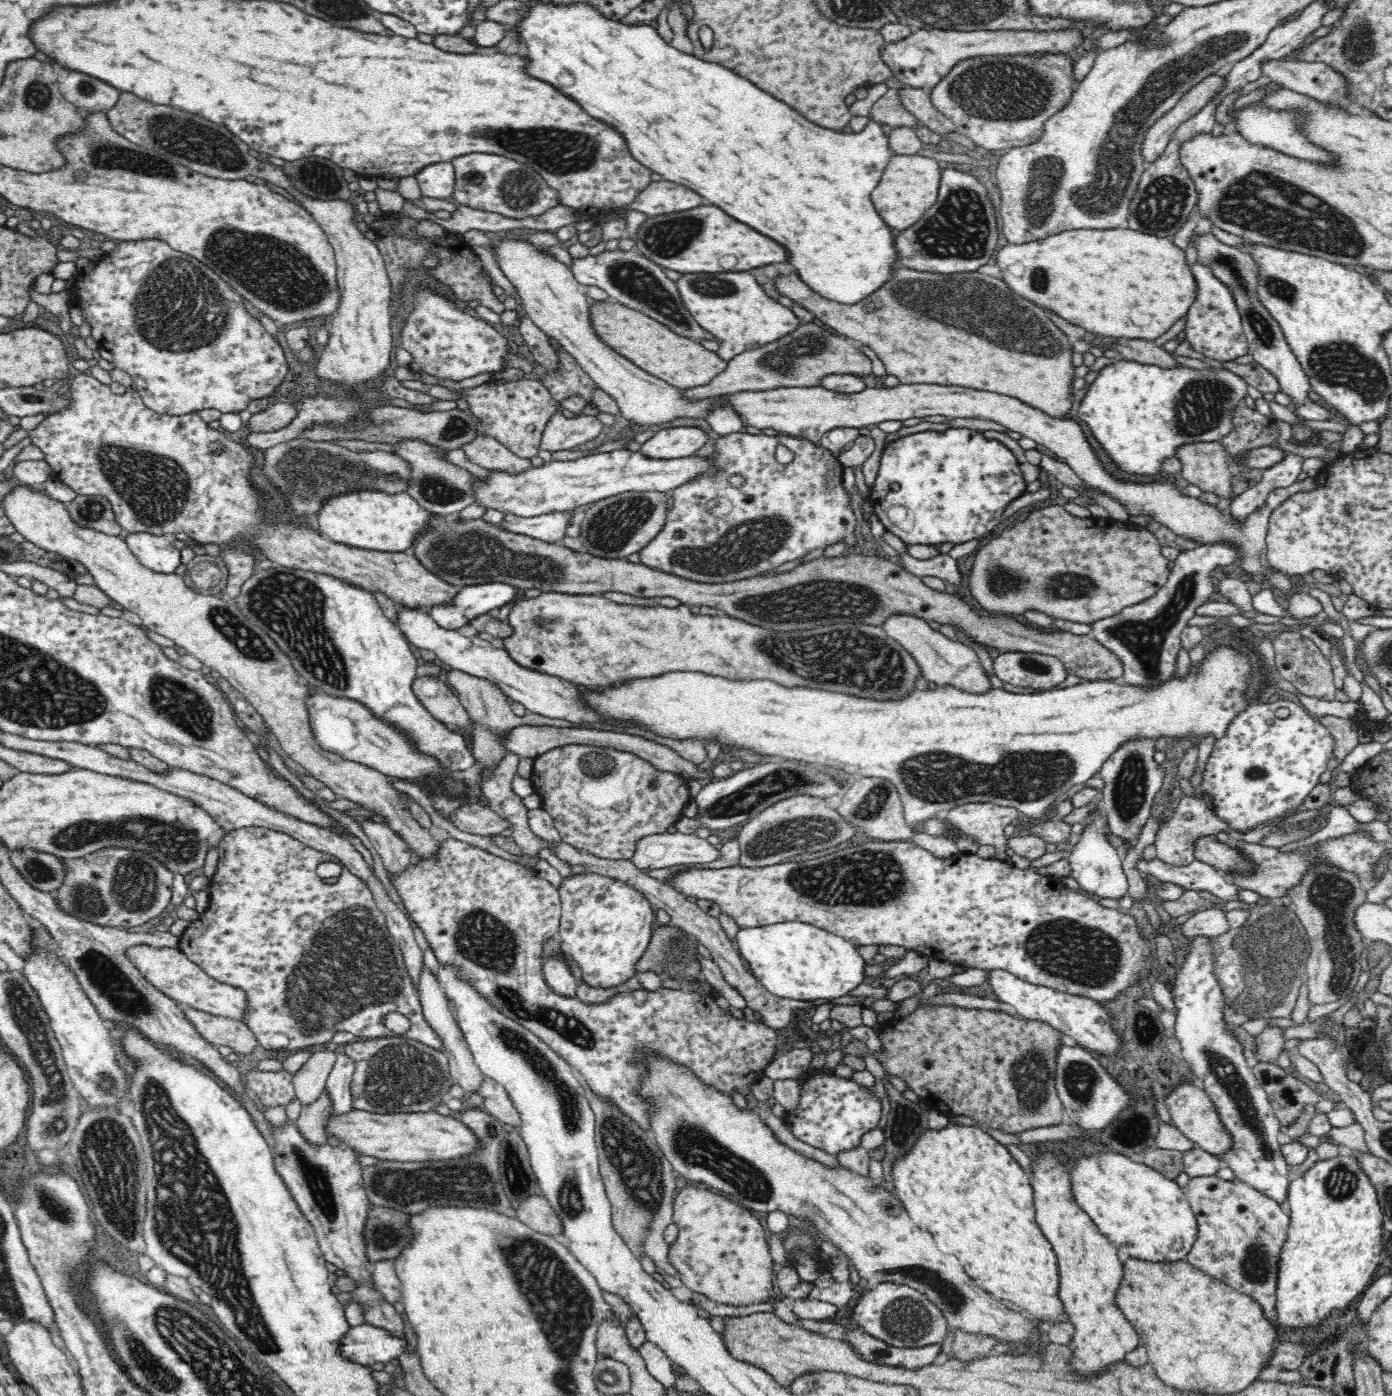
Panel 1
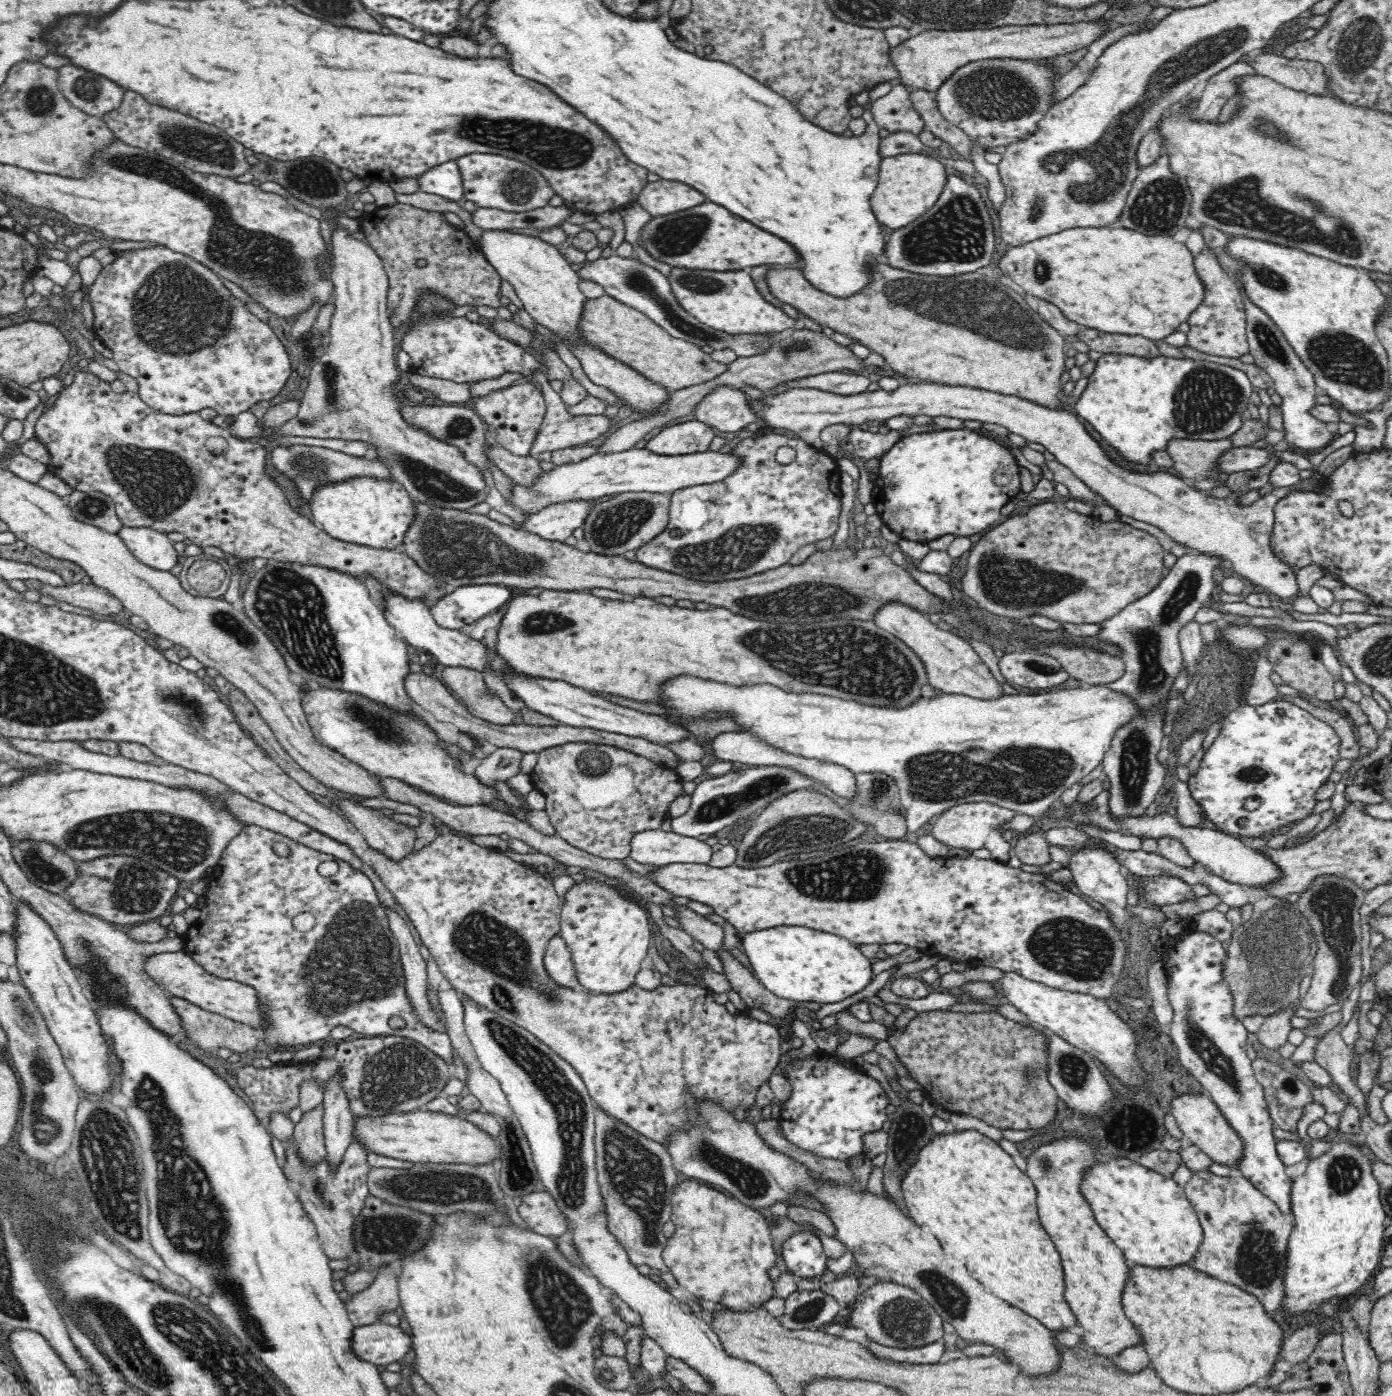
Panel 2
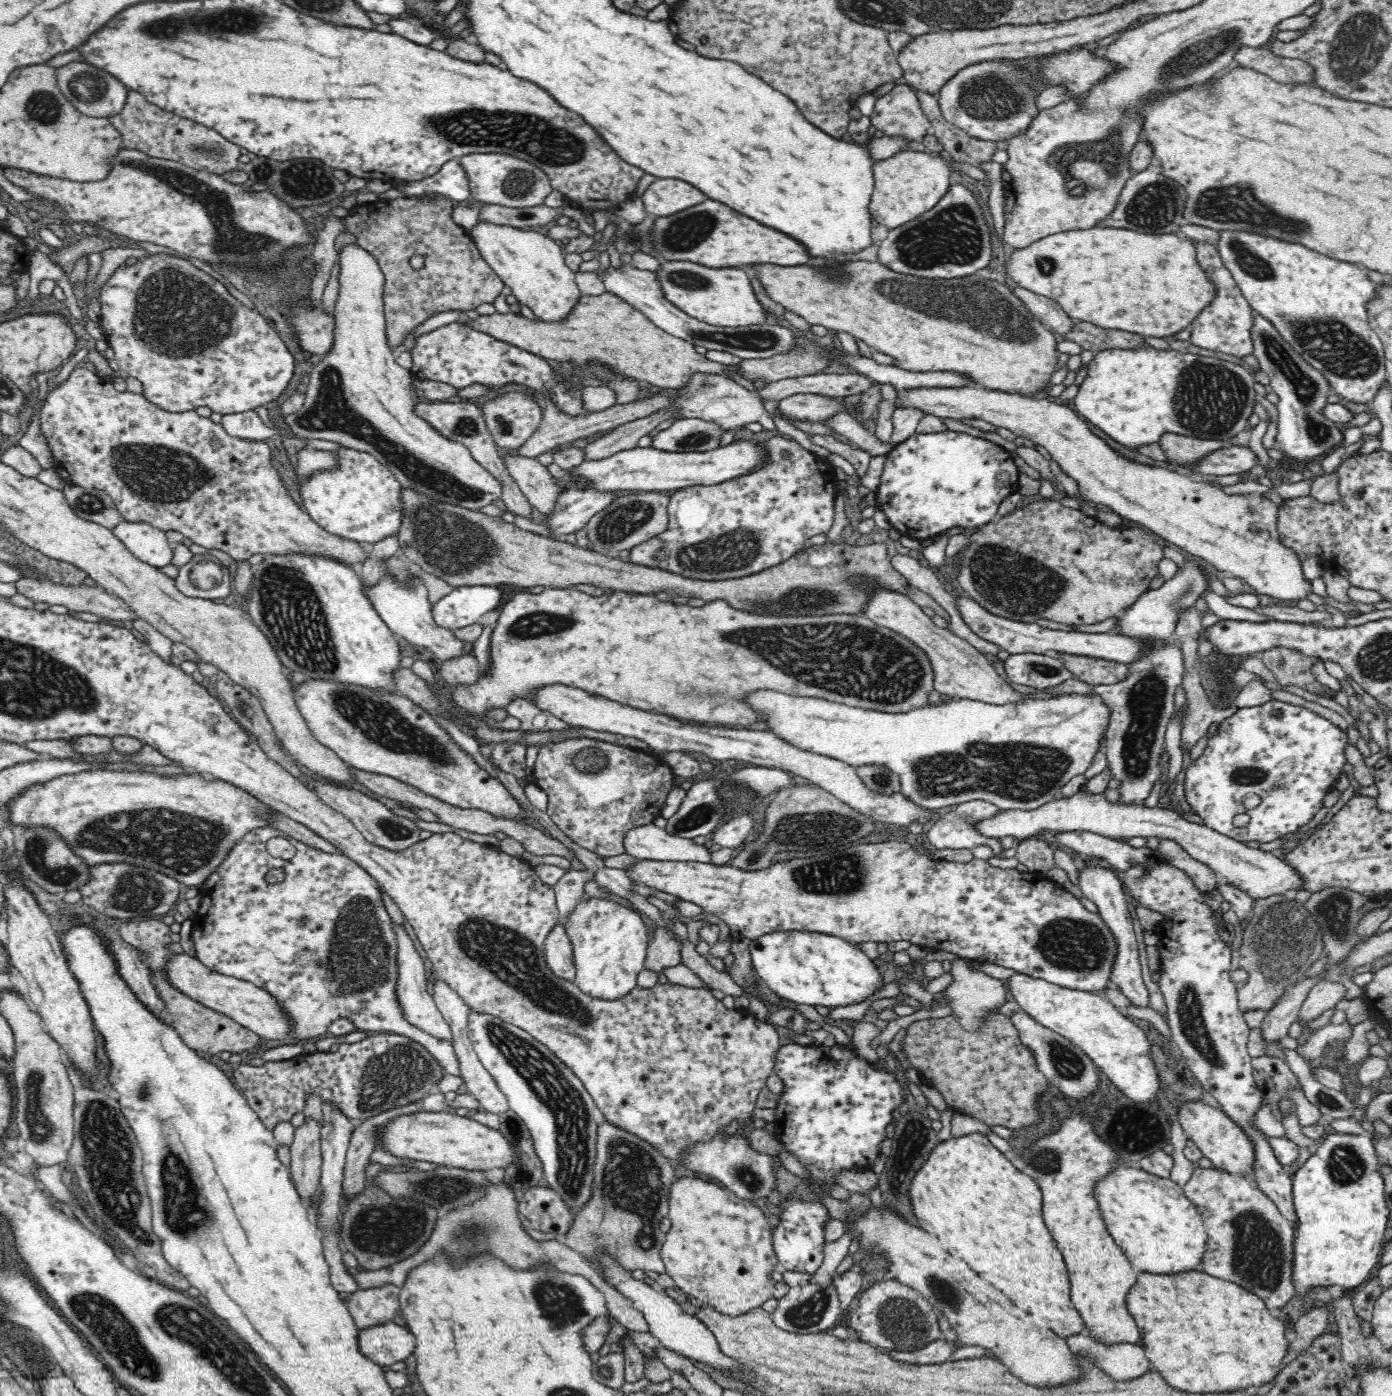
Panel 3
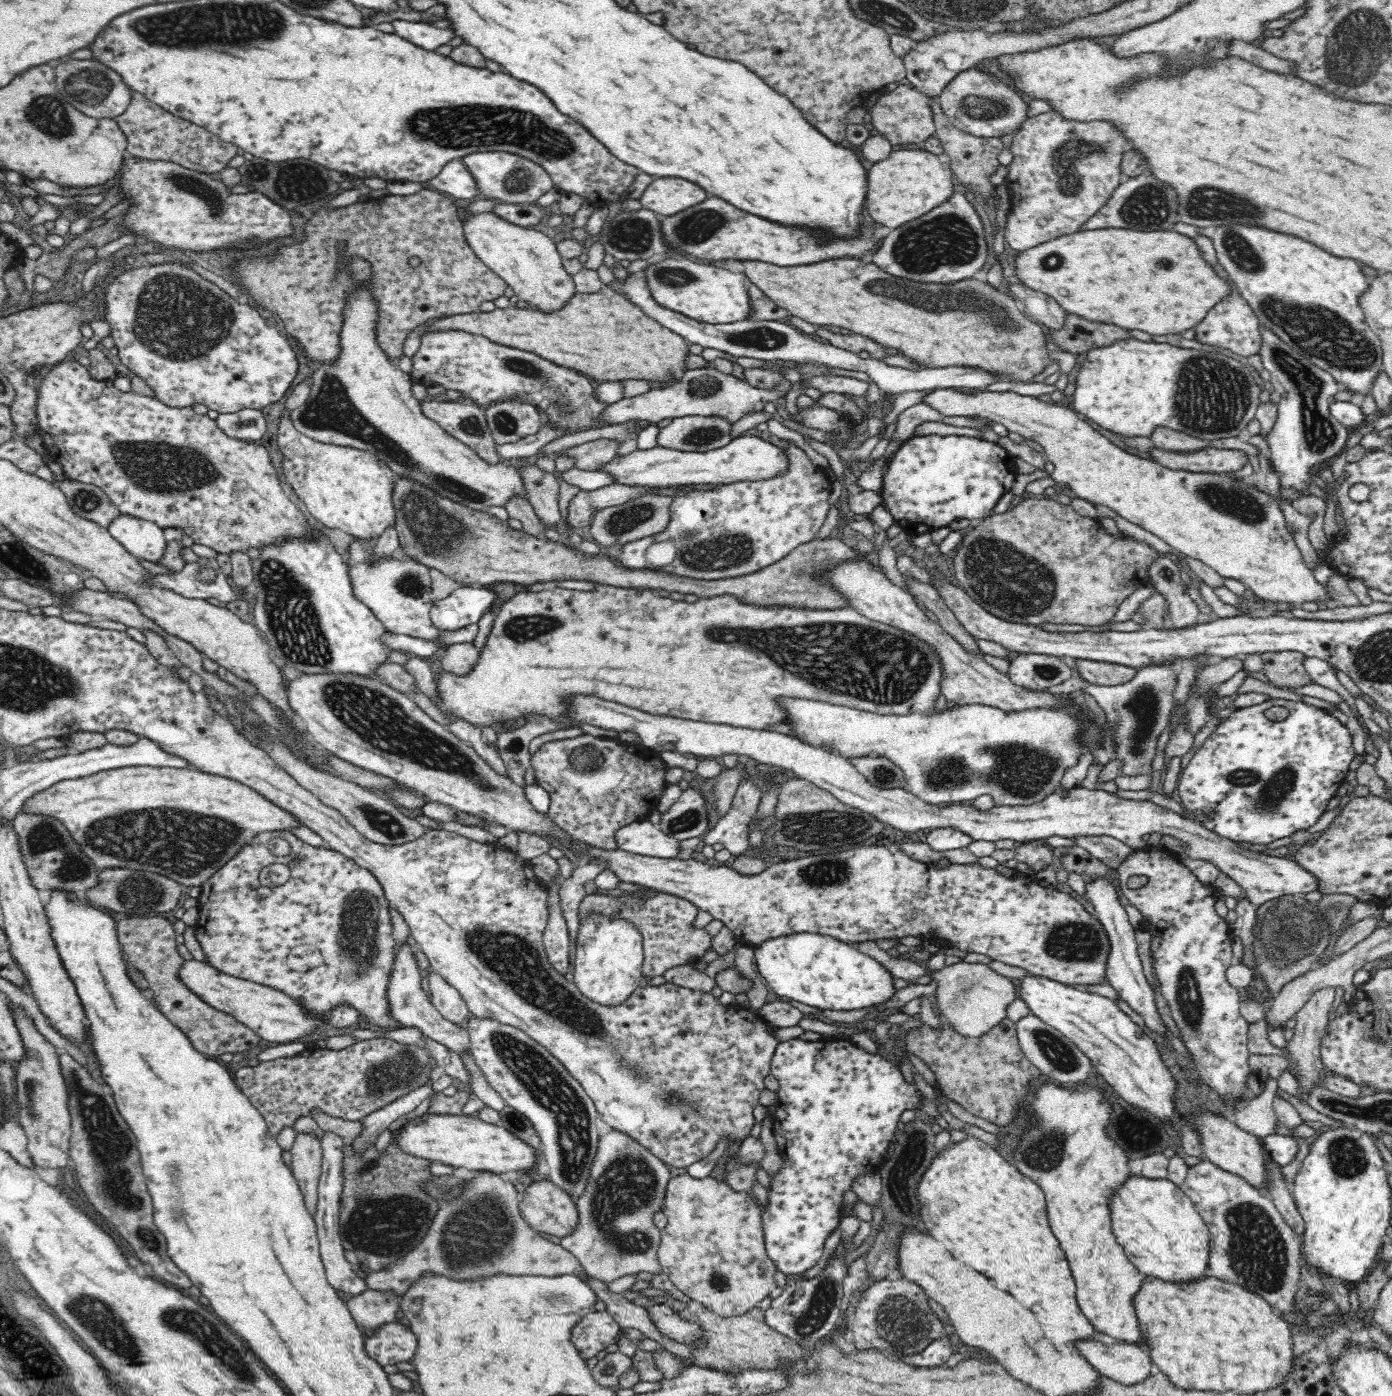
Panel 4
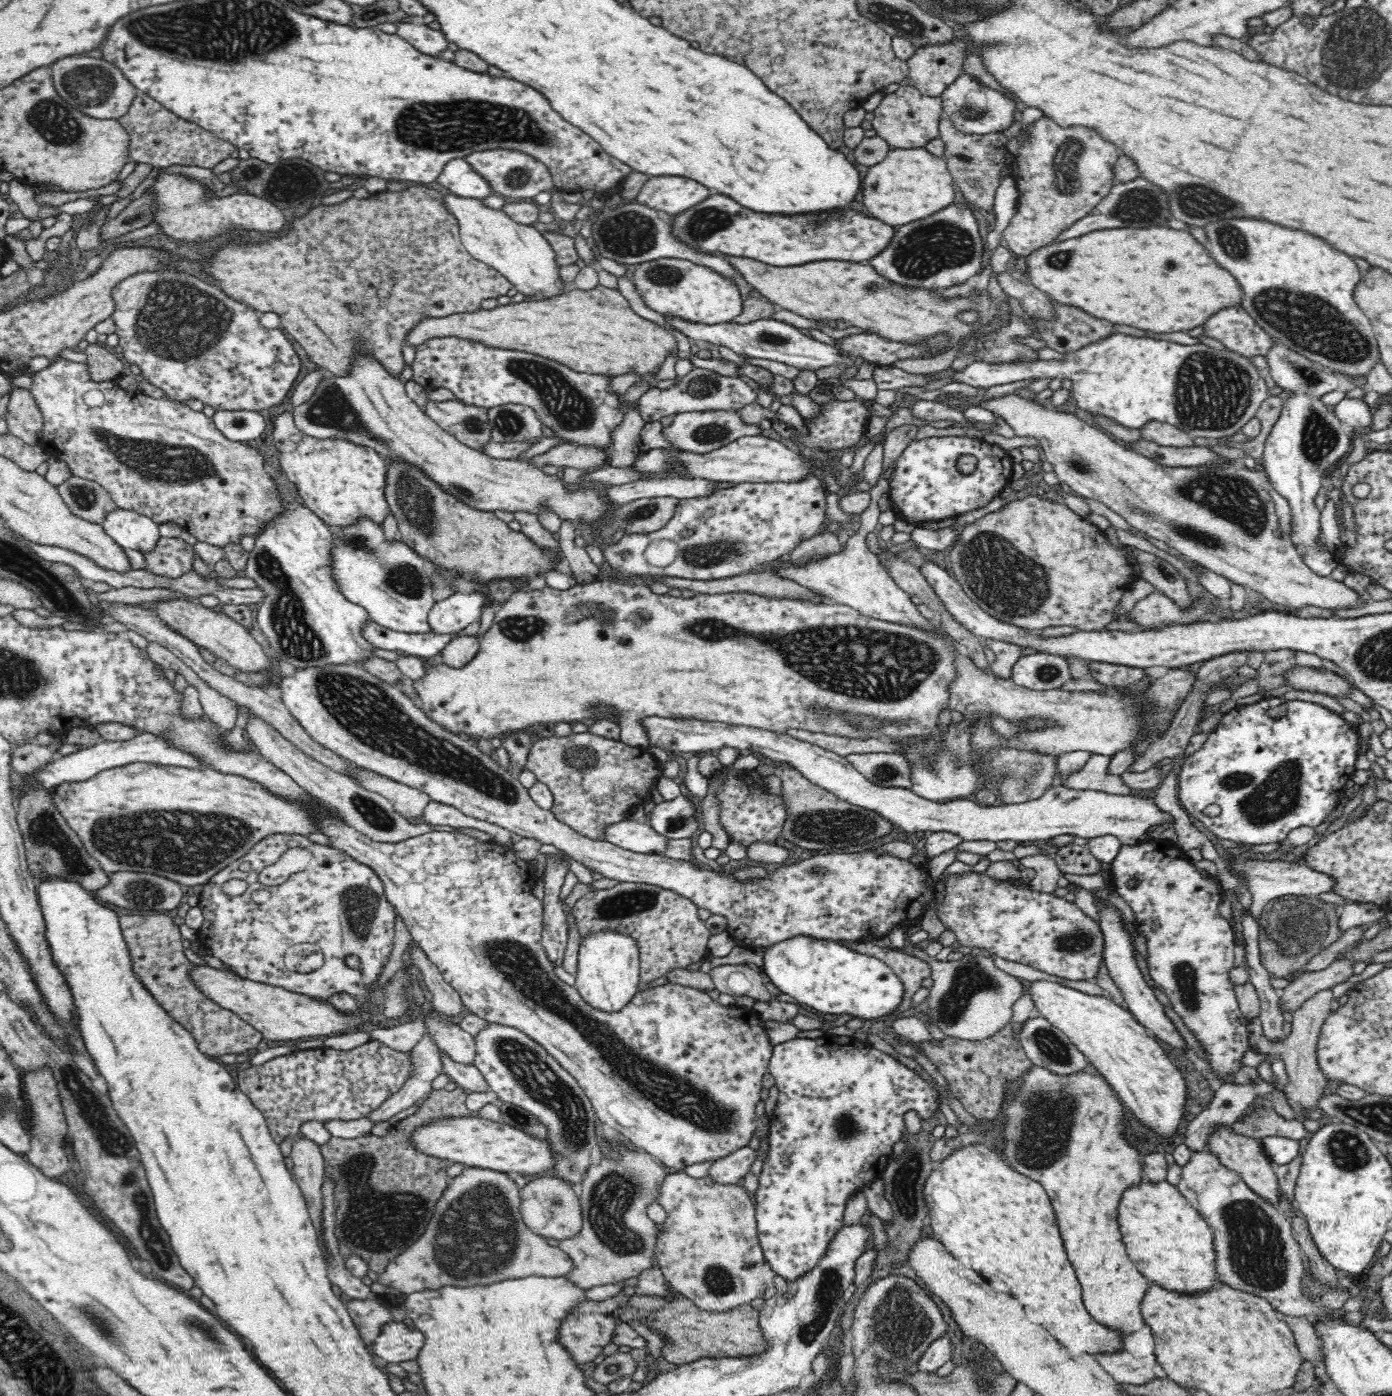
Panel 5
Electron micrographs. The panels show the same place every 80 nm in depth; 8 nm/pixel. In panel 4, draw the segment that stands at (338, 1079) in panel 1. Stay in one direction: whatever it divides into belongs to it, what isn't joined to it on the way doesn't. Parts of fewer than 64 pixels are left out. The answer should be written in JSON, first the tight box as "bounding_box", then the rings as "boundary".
{"bounding_box":[313,1131,369,1297],"boundary":[[[325,1131],[321,1138],[321,1147],[323,1150],[323,1159],[321,1166],[321,1175],[317,1188],[317,1209],[313,1216],[315,1225],[317,1226],[317,1237],[319,1238],[319,1249],[321,1259],[327,1280],[335,1290],[341,1290],[346,1297],[360,1296],[364,1291],[369,1290],[368,1285],[357,1276],[352,1263],[344,1257],[344,1250],[340,1235],[339,1235],[339,1214],[340,1214],[340,1192],[342,1192],[342,1158],[344,1158],[344,1140],[342,1137]]]}

